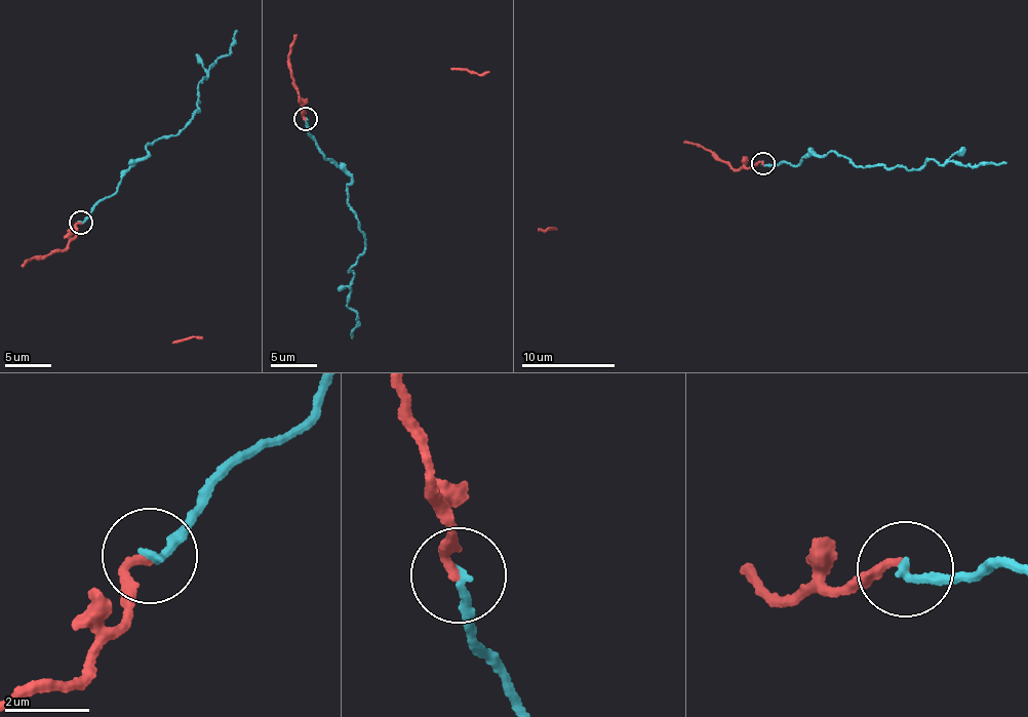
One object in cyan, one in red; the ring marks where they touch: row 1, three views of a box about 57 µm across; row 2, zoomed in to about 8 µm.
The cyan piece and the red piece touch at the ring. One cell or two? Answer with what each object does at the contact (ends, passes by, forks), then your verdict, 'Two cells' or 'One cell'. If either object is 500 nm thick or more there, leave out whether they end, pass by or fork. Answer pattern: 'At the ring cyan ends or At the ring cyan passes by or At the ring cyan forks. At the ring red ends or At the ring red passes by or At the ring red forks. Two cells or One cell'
At the ring cyan ends. At the ring red ends. One cell

